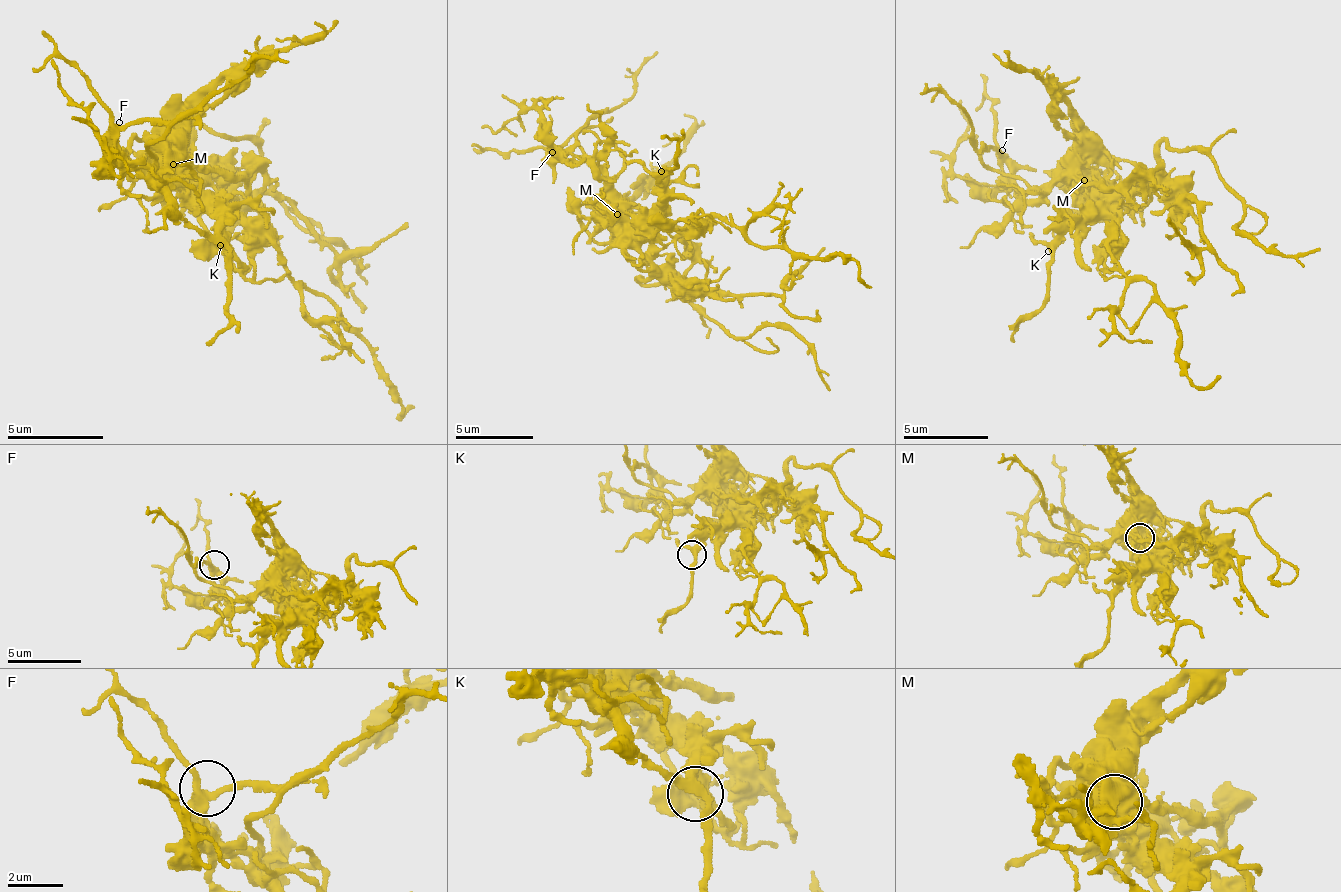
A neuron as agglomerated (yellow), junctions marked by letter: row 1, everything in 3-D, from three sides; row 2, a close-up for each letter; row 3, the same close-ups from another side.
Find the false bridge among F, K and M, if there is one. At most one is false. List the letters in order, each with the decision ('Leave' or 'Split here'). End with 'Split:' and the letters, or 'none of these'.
F: Leave
K: Leave
M: Split here
Split: M

